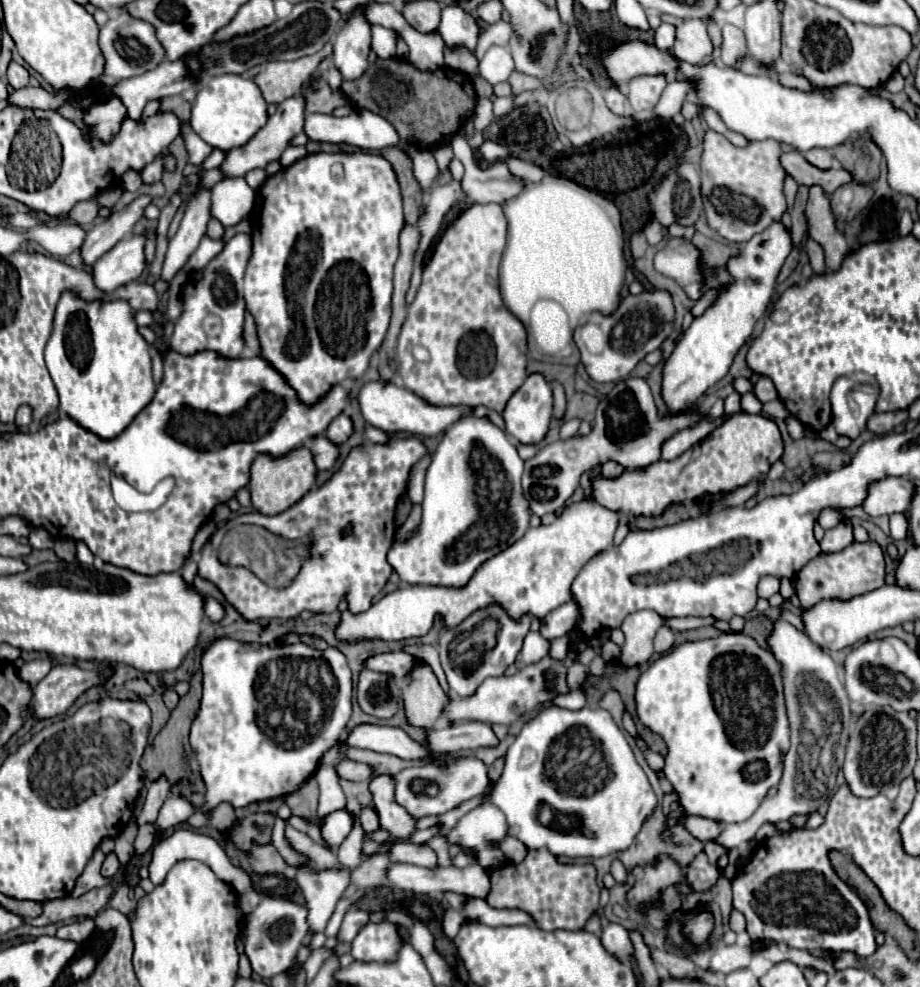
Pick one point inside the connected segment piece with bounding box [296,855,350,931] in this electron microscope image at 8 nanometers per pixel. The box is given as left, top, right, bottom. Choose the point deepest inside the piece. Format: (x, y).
(322, 888)

